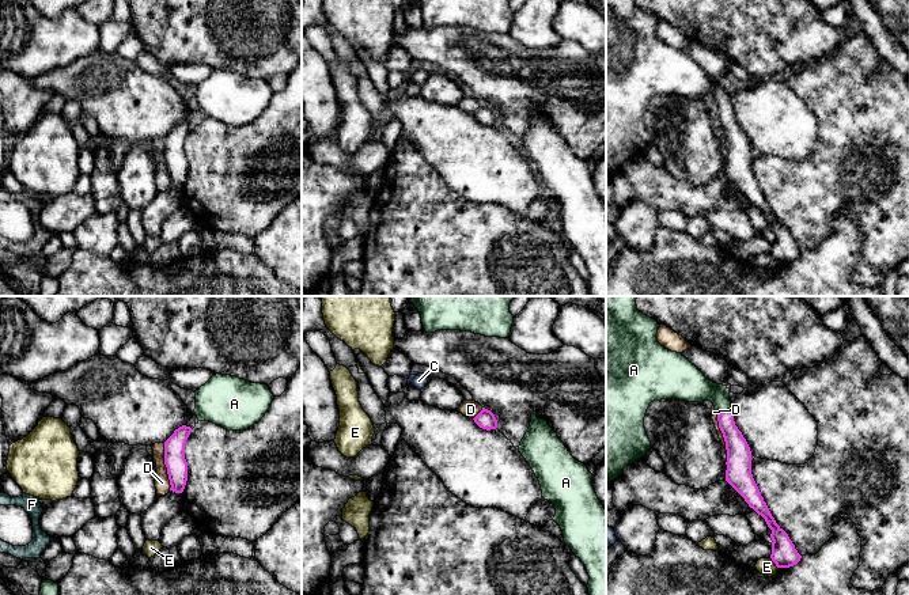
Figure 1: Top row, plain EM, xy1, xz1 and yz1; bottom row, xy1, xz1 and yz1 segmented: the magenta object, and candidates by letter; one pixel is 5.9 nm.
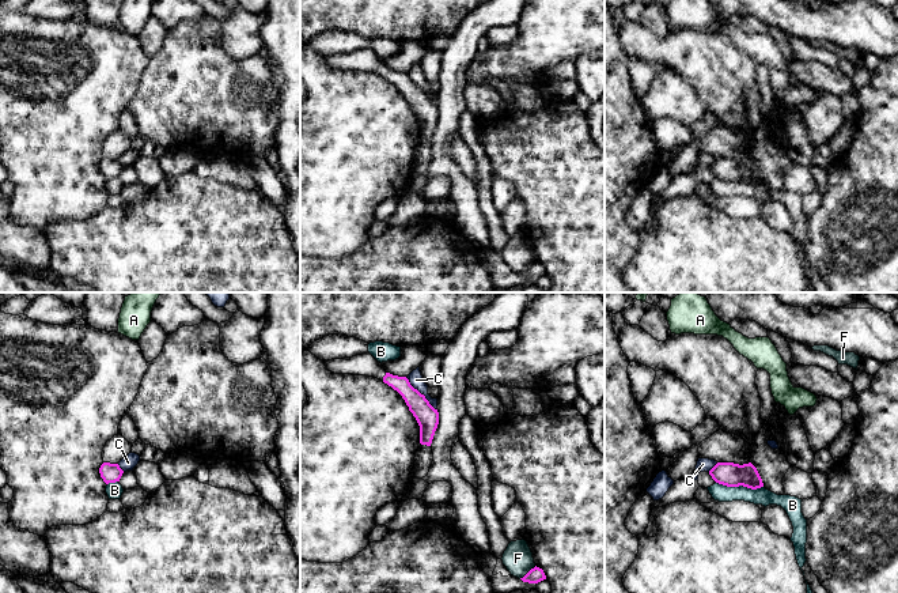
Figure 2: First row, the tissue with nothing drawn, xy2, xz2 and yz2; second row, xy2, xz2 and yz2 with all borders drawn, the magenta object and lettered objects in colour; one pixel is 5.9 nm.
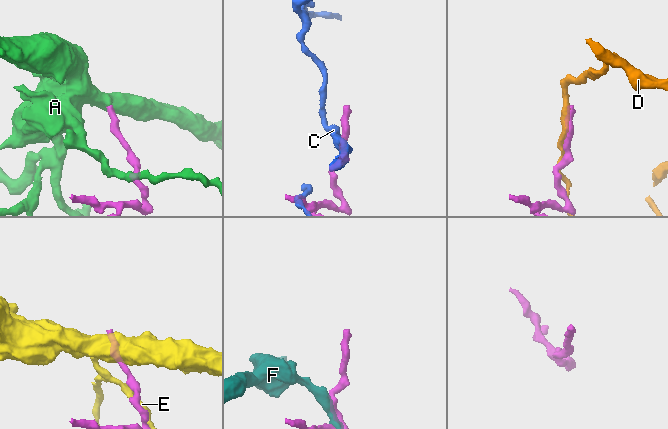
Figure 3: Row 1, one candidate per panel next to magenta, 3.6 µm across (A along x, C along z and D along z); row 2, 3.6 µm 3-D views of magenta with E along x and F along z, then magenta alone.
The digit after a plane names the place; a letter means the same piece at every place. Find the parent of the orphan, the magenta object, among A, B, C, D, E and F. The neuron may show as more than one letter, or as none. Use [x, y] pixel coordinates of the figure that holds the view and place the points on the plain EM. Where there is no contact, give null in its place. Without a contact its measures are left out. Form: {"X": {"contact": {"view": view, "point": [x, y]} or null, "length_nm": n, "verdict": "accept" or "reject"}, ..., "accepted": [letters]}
{"A": {"contact": {"view": "yz1", "point": [724, 106]}, "length_nm": 90, "verdict": "accept"}, "B": {"contact": {"view": "yz2", "point": [739, 180]}, "length_nm": 280, "verdict": "reject"}, "C": {"contact": {"view": "xz2", "point": [420, 89]}, "length_nm": 280, "verdict": "reject"}, "D": {"contact": {"view": "xy1", "point": [166, 162]}, "length_nm": 280, "verdict": "reject"}, "E": {"contact": {"view": "yz1", "point": [773, 257]}, "length_nm": 90, "verdict": "reject"}, "F": {"contact": {"view": "xz2", "point": [529, 267]}, "length_nm": 130, "verdict": "reject"}, "accepted": ["A"]}

